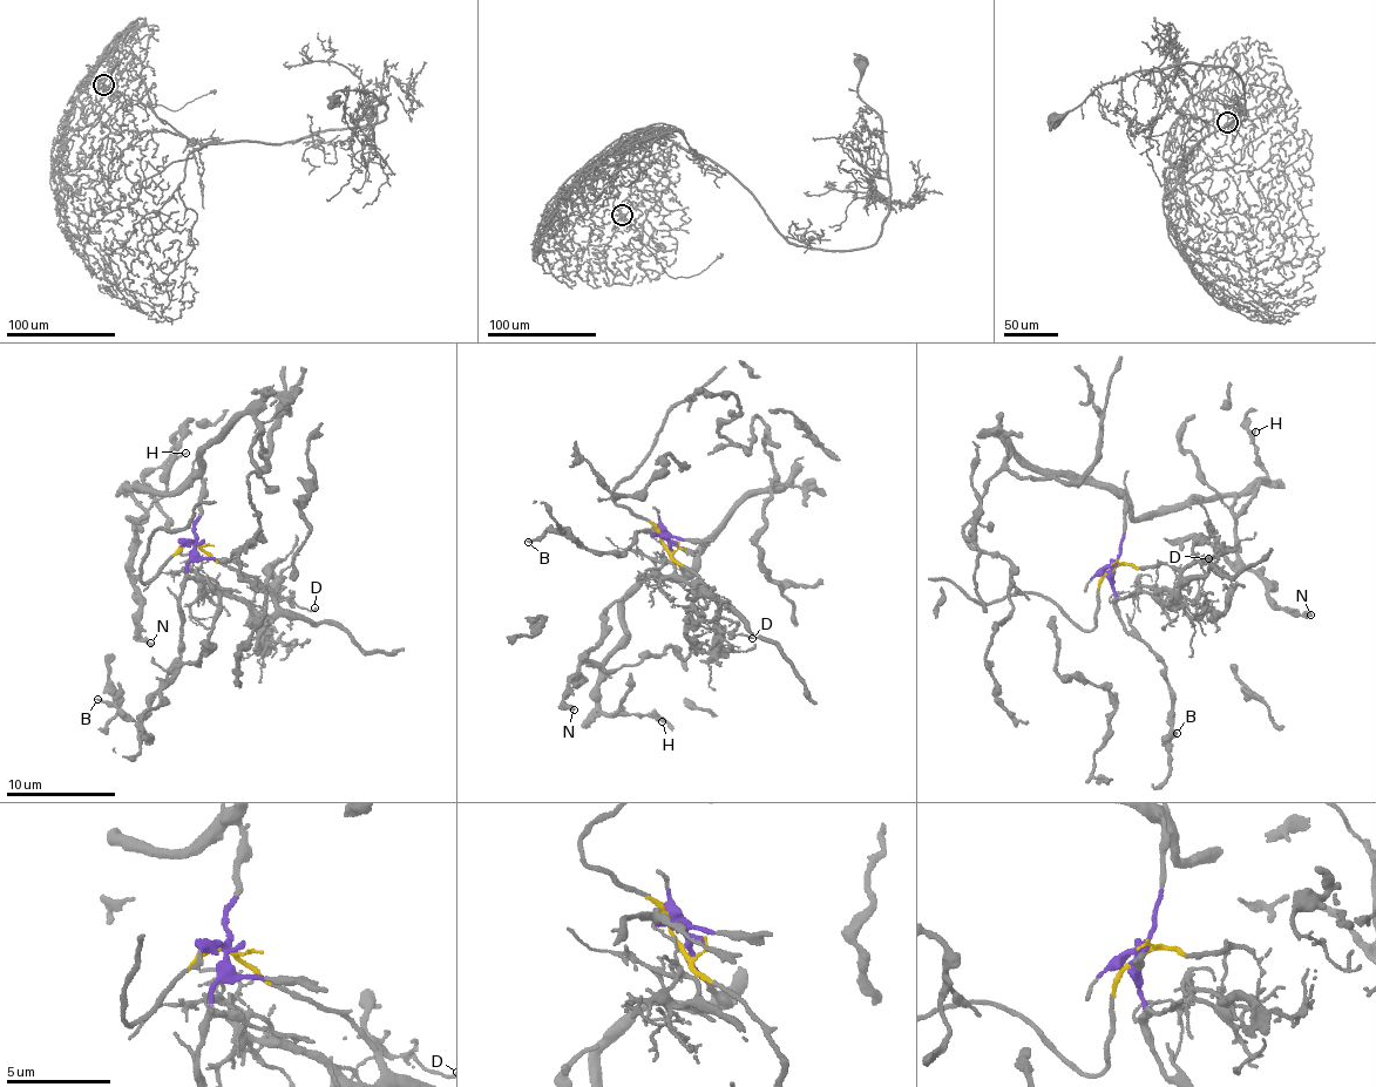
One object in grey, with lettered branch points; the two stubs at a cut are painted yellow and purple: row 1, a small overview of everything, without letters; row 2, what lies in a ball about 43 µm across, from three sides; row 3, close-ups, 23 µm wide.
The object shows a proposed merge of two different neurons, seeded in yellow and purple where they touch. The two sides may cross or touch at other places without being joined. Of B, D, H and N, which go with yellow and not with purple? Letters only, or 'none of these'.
D

